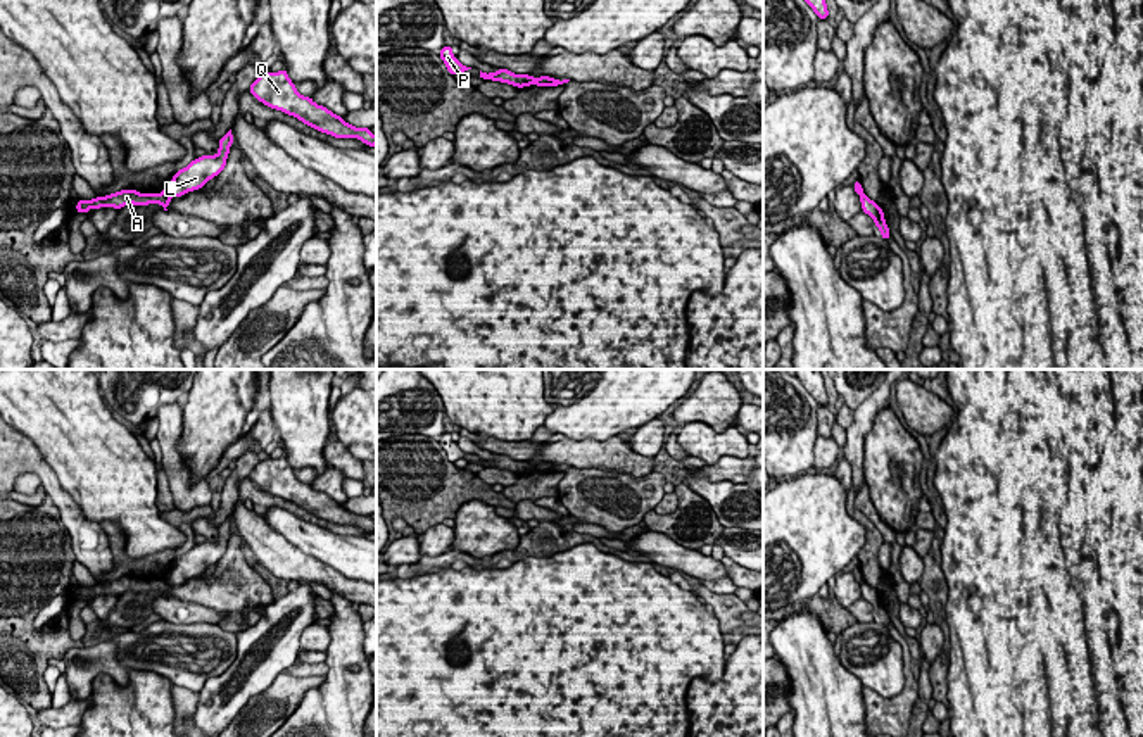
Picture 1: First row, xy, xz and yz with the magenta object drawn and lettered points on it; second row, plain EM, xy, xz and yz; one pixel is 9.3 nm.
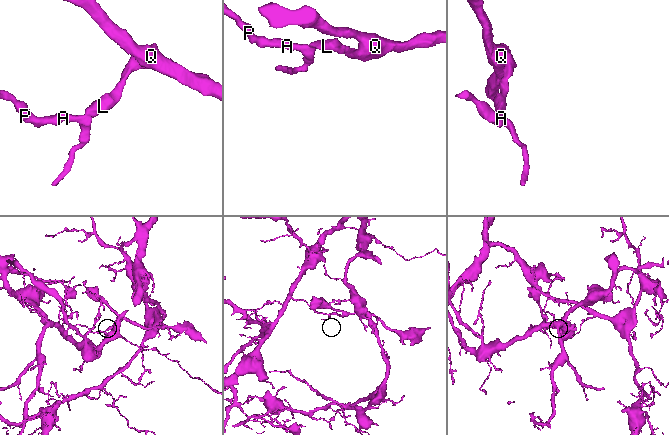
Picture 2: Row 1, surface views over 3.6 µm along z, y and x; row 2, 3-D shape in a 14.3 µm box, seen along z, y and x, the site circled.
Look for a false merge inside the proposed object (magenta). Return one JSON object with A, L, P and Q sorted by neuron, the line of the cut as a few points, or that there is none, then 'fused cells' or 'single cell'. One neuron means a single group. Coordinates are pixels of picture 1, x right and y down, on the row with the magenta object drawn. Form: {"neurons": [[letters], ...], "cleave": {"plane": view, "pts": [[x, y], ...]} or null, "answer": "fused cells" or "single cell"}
{"neurons": [["A", "P"], ["L", "Q"]], "cleave": {"plane": "xy", "pts": [[163, 192], [171, 195]]}, "answer": "fused cells"}

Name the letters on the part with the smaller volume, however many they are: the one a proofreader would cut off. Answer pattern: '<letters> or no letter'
L, Q

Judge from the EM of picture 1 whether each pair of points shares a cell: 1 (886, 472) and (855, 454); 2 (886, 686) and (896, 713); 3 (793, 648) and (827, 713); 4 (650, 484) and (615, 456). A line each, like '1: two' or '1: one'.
1: two
2: two
3: one
4: two

